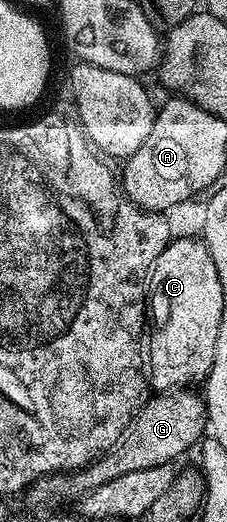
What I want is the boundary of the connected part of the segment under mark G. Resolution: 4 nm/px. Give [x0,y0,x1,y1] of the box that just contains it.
[25,390,208,504]

